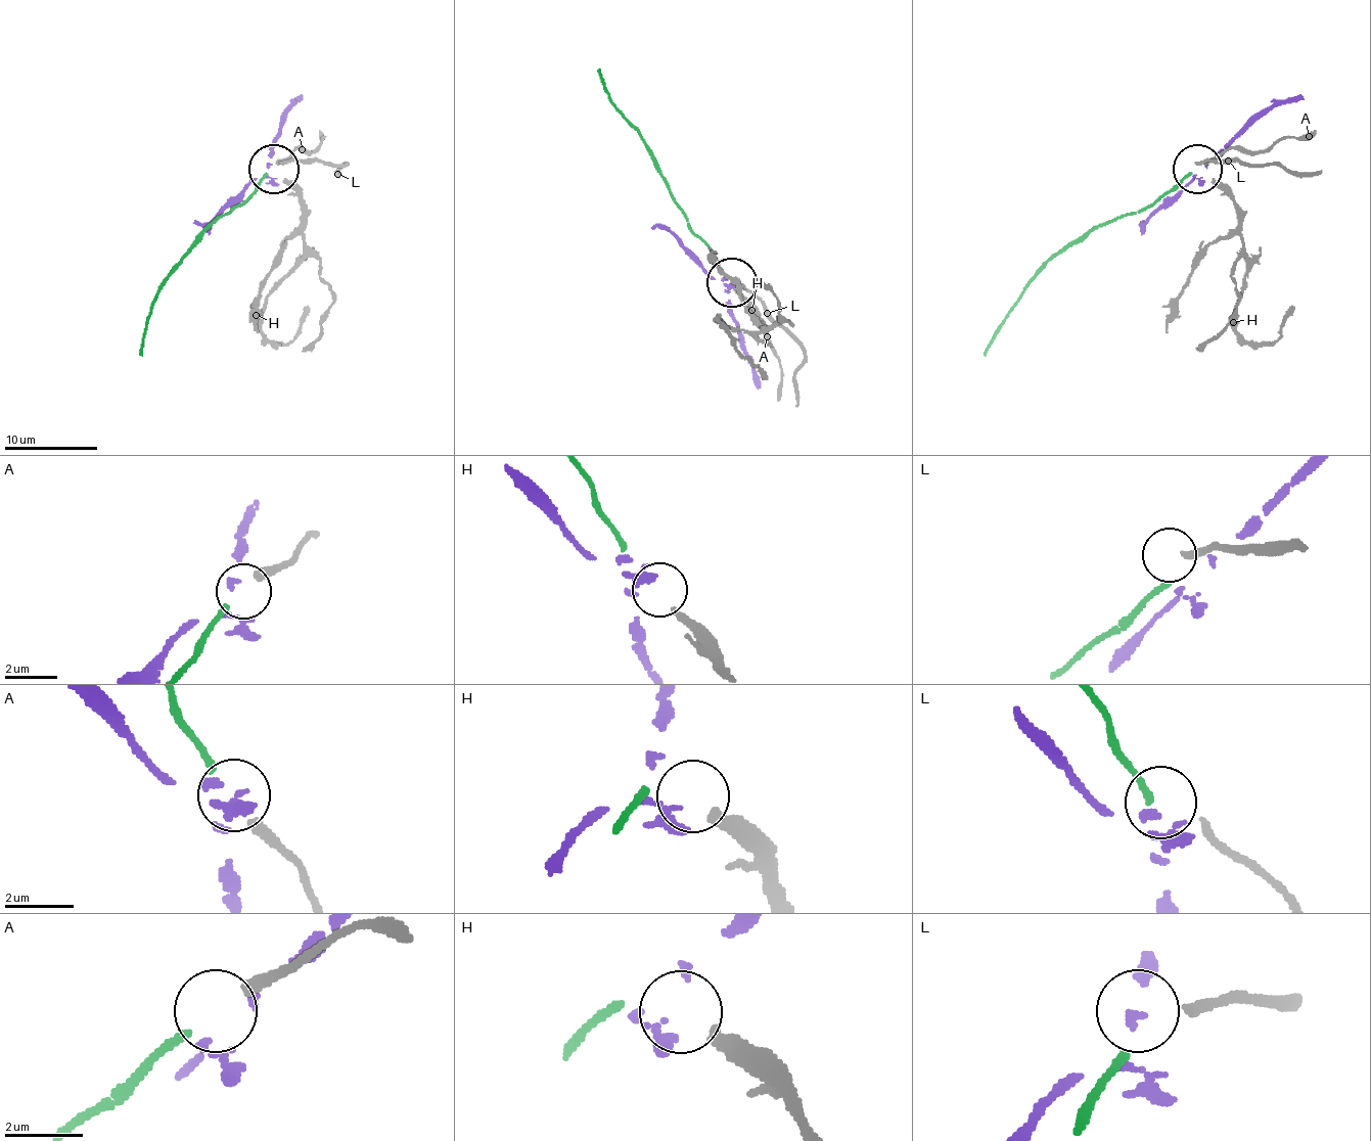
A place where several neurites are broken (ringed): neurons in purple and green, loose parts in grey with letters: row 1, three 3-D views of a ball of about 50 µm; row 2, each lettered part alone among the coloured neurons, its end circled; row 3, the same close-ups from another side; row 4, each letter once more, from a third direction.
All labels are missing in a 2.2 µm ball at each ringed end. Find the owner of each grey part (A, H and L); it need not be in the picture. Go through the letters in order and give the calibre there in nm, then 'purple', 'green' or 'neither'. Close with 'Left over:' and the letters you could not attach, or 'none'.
A: calibre 340 nm; green
H: calibre 320 nm; purple
L: calibre 240 nm; neither
Left over: L

